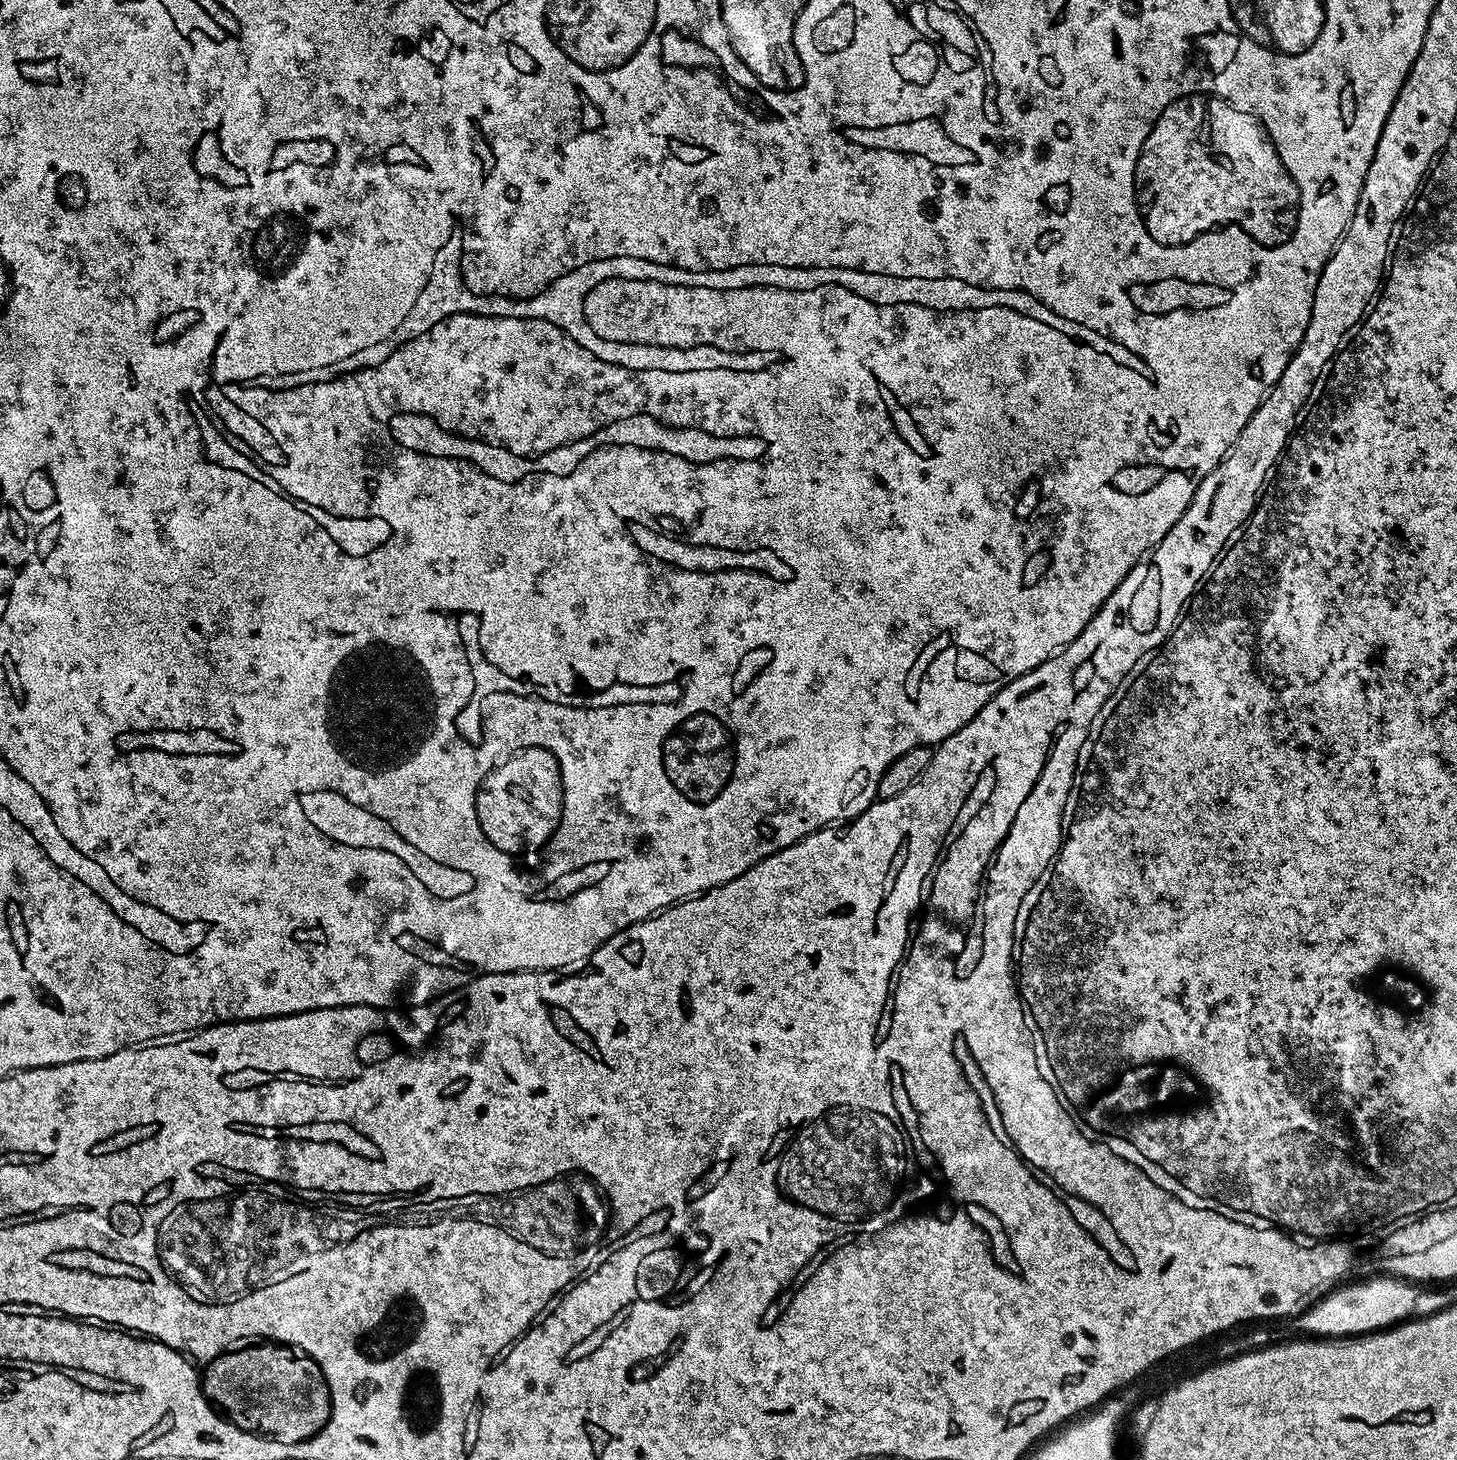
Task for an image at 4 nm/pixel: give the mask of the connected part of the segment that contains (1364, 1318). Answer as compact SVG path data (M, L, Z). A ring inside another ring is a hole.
M1390 1276L1370 1278L1368 1282L1339 1287L1299 1313L1293 1322L1302 1334L1318 1338L1348 1338L1370 1334L1409 1319L1408 1308L1417 1289L1407 1281Z

